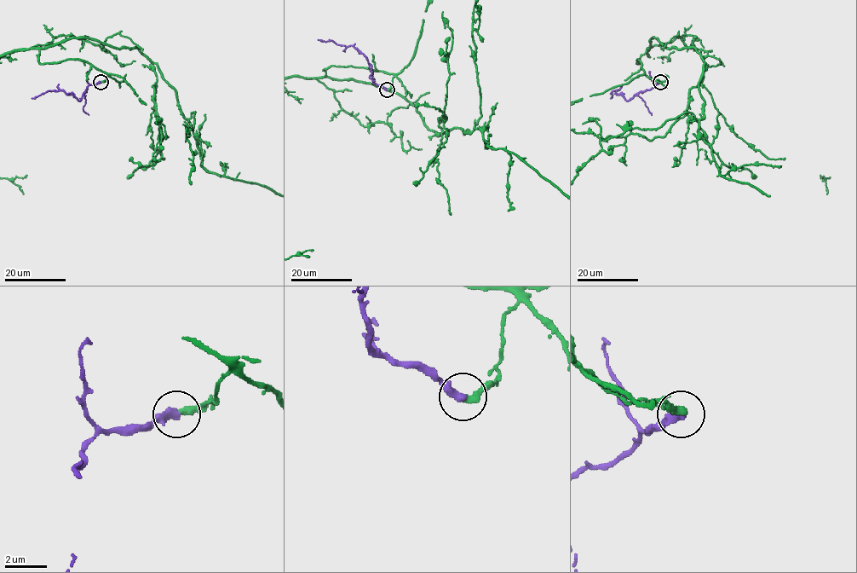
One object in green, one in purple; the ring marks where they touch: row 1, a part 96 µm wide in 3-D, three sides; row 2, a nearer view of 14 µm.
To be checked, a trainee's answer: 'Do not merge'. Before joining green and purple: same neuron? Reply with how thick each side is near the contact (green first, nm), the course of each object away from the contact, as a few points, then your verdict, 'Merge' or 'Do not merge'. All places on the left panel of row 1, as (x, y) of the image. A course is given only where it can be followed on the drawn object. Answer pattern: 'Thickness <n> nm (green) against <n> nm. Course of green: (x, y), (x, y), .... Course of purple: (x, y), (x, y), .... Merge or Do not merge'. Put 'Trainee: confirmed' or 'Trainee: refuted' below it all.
Thickness 360 nm (green) against 440 nm. Course of green: (100, 82), (111, 74), (117, 74), (143, 103), (153, 100), (157, 103). Course of purple: (100, 82), (89, 84), (78, 101), (63, 90), (47, 90), (31, 98). Merge
Trainee: refuted

